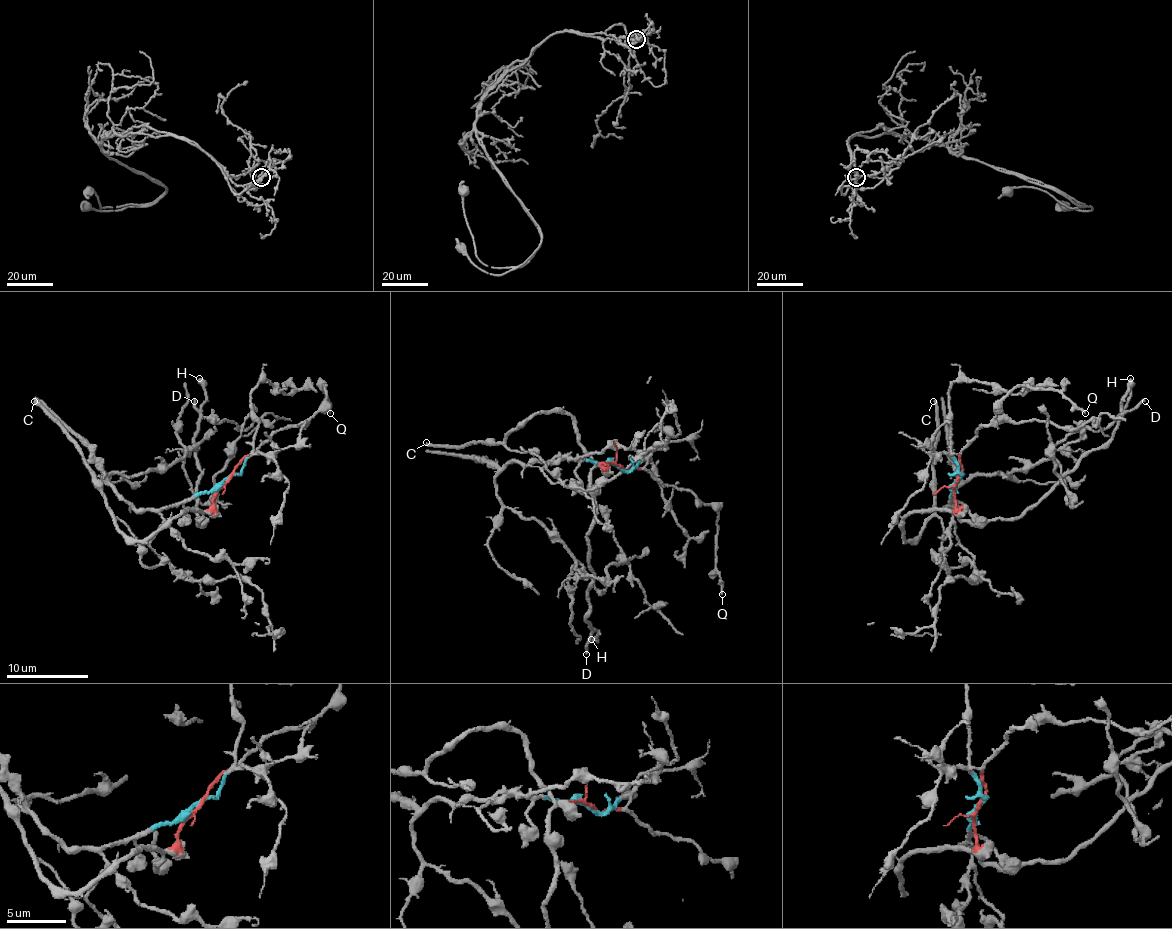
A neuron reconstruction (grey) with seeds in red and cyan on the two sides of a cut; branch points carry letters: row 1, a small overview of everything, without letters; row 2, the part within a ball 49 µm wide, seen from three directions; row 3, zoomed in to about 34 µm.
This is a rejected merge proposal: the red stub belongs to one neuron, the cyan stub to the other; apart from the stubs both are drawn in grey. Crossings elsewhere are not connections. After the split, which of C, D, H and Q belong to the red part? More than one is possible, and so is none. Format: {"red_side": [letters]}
{"red_side": ["C", "D", "H", "Q"]}

